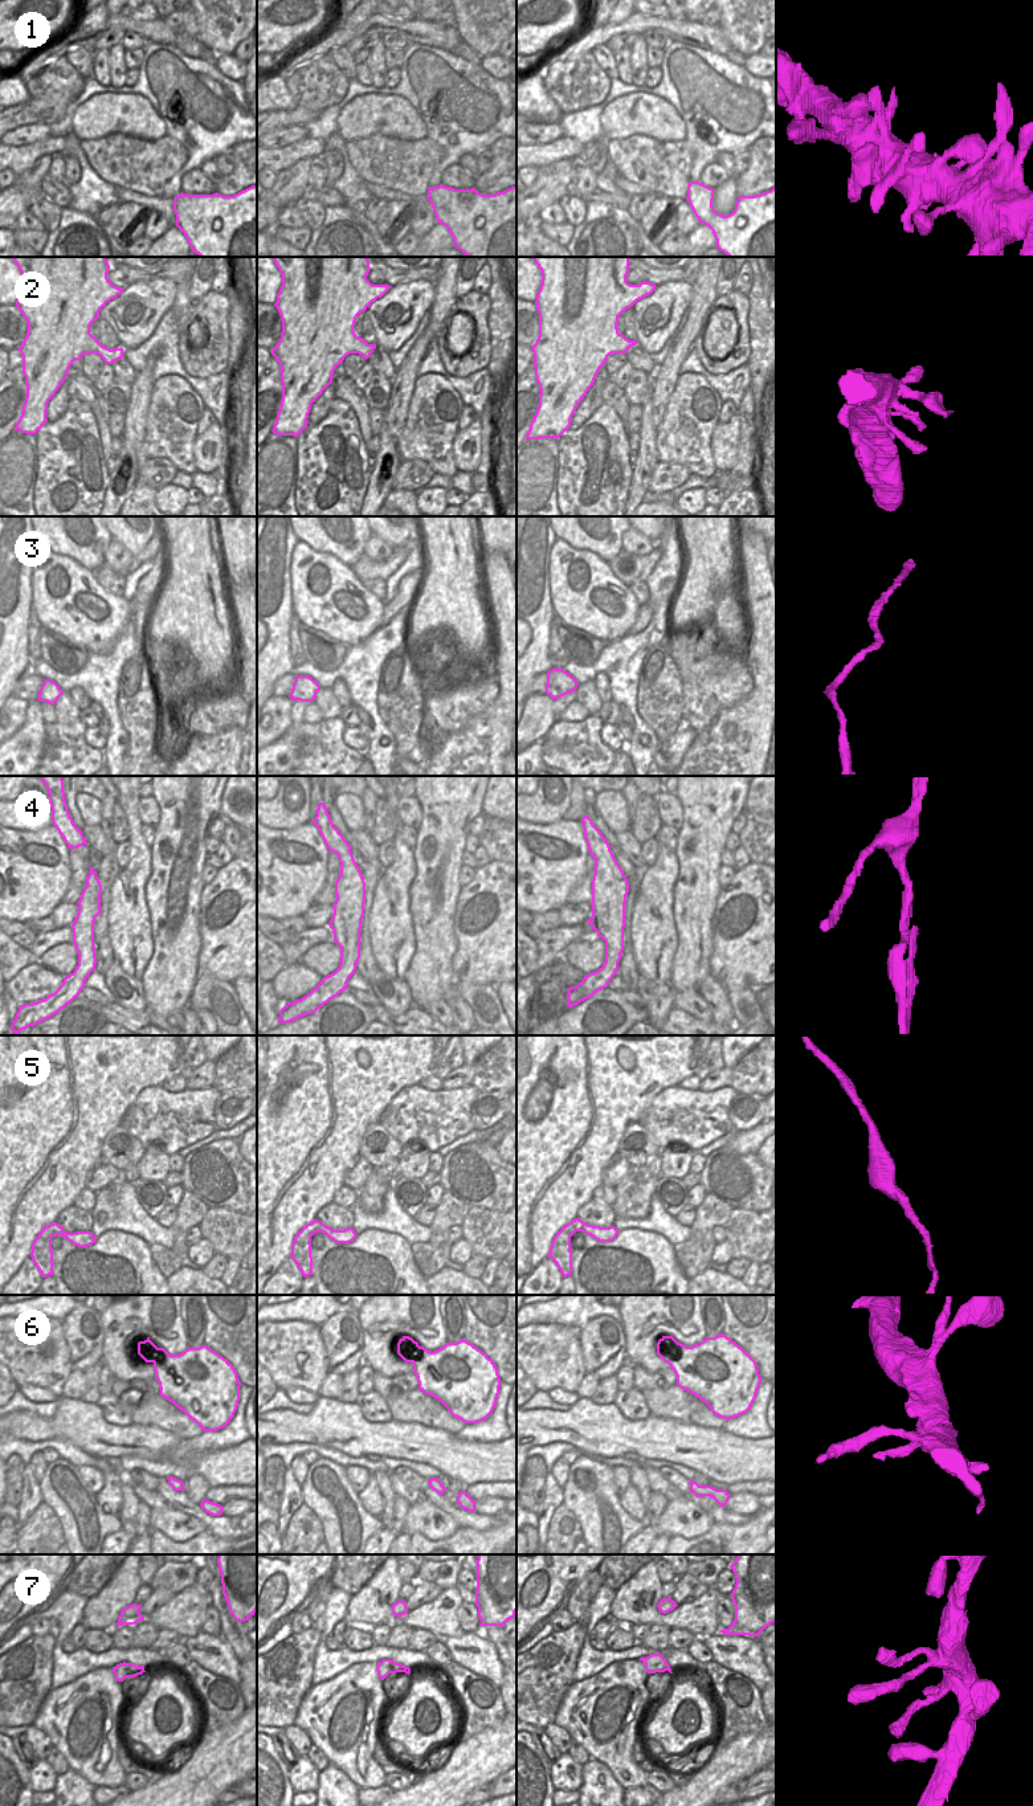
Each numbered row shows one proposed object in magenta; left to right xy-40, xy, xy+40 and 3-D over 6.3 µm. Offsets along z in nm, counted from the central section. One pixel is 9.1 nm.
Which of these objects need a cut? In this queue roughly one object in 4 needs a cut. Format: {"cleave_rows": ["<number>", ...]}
{"cleave_rows": ["5"]}

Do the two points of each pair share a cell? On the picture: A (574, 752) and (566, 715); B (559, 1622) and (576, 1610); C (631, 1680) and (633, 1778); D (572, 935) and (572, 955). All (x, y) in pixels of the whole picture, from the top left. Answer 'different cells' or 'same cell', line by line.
A: different cells
B: different cells
C: same cell
D: different cells

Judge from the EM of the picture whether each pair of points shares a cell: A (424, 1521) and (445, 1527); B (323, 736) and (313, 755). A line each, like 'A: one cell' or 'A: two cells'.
A: one cell
B: one cell

